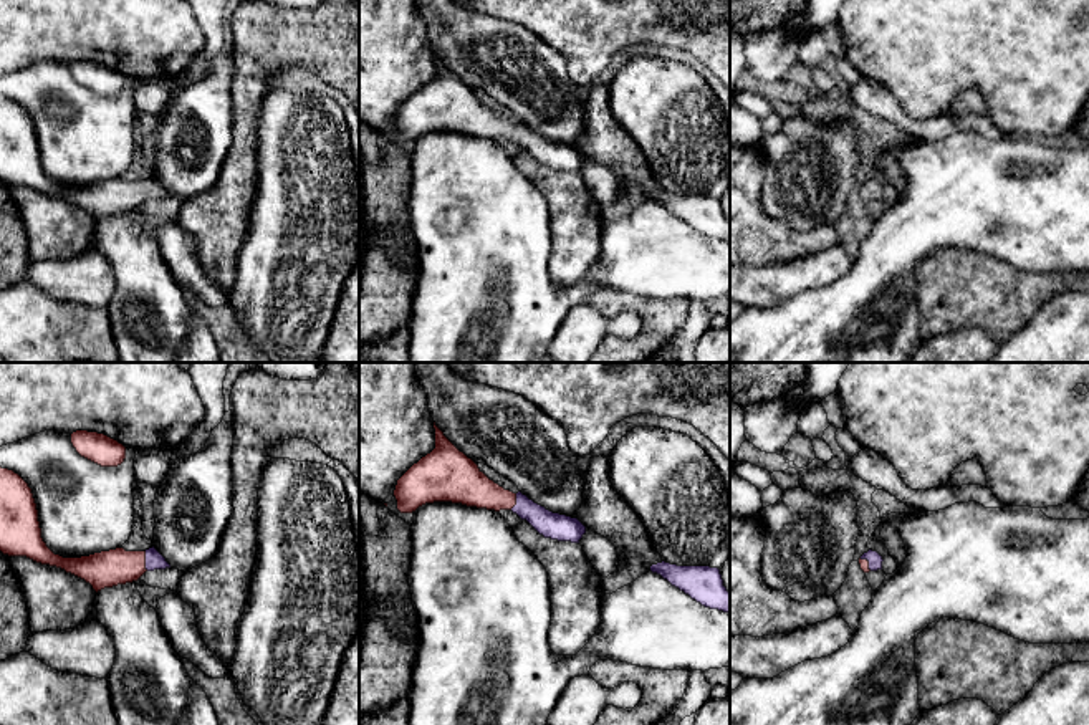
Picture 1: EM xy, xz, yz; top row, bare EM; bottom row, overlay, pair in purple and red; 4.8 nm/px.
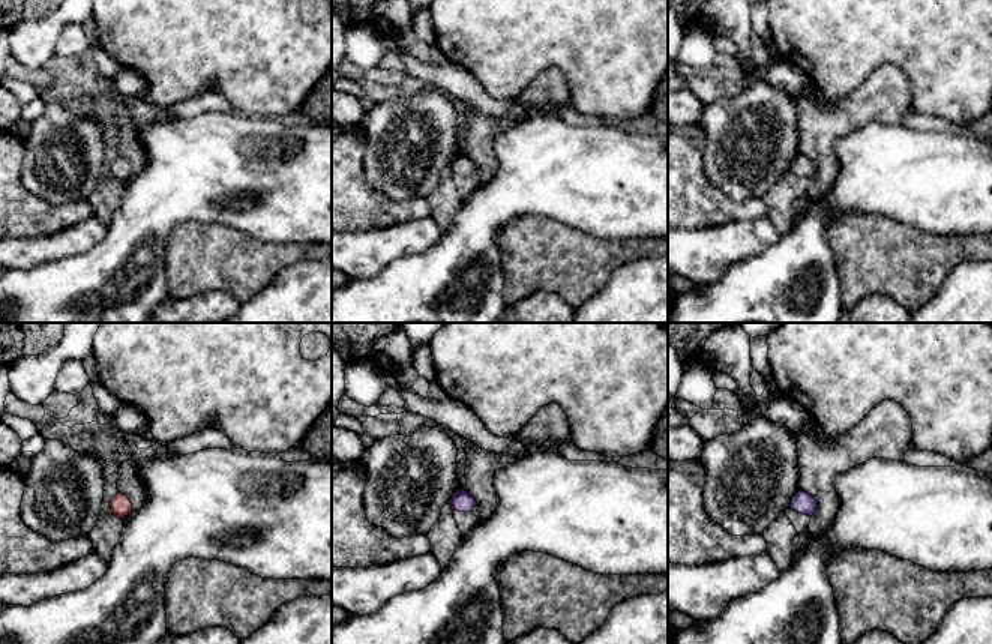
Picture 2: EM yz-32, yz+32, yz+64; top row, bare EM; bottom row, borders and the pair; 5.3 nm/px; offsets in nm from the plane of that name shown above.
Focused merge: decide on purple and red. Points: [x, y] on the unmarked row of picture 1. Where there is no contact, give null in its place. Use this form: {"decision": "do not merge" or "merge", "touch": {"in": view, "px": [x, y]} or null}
{"decision": "merge", "touch": {"in": "xy", "px": [146, 191]}}

